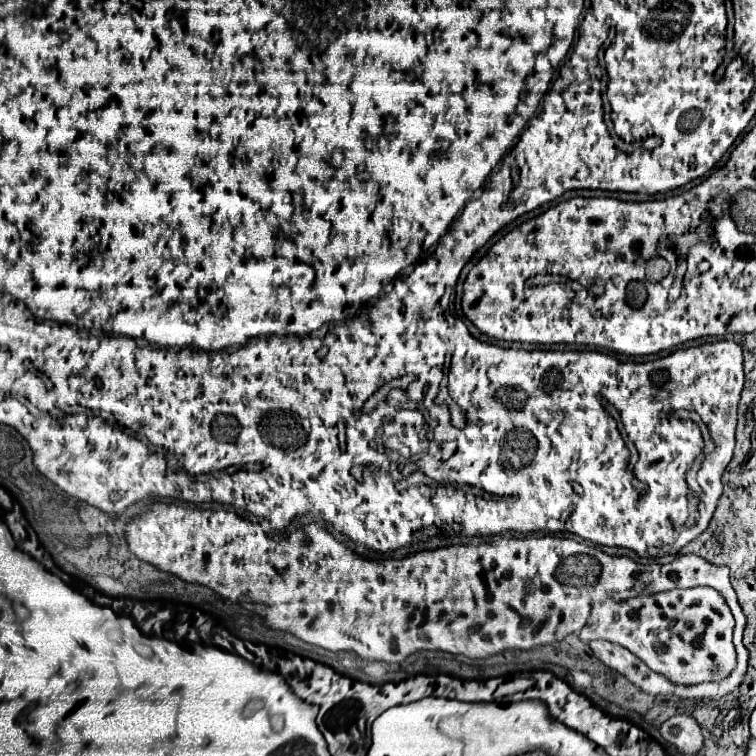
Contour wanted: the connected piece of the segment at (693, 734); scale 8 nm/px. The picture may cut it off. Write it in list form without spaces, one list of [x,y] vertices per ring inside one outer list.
[[[680,713],[660,725],[662,737],[686,755],[704,755],[704,735],[692,715]]]

